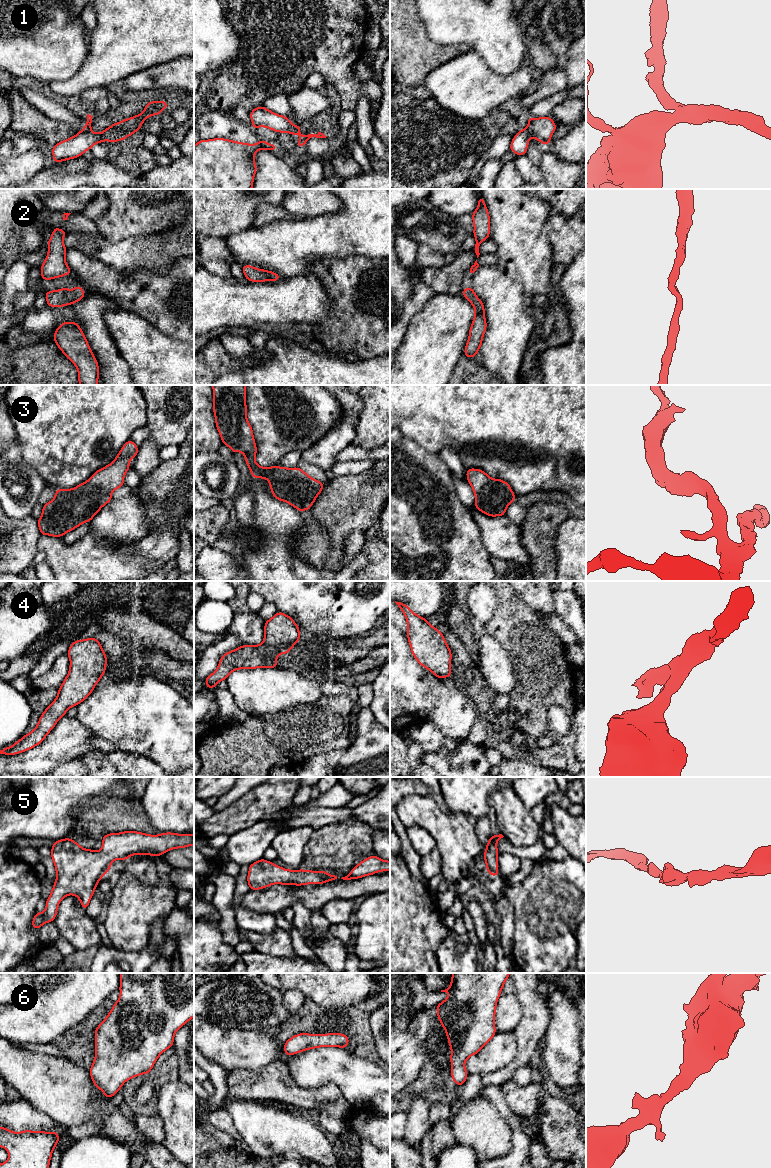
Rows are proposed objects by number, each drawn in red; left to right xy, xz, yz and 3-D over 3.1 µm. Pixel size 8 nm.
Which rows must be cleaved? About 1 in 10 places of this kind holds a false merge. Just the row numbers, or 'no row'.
4

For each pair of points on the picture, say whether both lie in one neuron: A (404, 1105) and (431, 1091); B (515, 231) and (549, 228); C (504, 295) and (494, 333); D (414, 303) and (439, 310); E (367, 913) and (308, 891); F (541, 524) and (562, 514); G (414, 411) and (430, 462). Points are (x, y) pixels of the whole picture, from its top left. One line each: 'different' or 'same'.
A: same
B: different
C: same
D: different
E: different
F: same
G: different

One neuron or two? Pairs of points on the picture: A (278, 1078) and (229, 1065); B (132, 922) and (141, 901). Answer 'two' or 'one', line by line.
A: two
B: one

